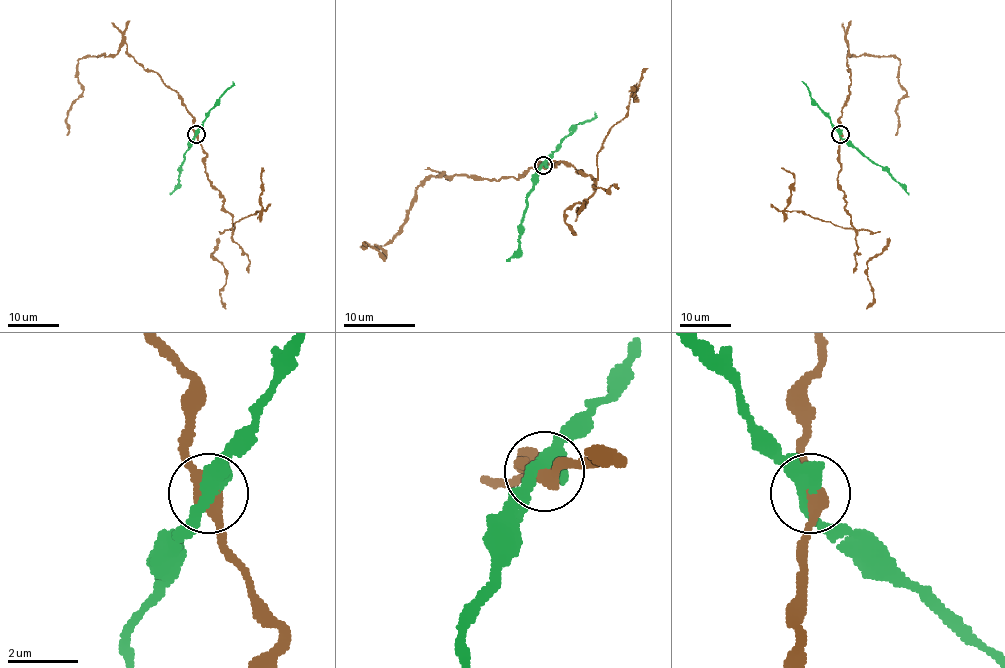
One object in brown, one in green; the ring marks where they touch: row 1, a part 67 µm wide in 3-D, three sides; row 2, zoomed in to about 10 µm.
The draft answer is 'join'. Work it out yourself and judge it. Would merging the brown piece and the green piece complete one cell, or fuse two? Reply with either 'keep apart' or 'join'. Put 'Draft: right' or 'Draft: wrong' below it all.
keep apart
Draft: wrong

